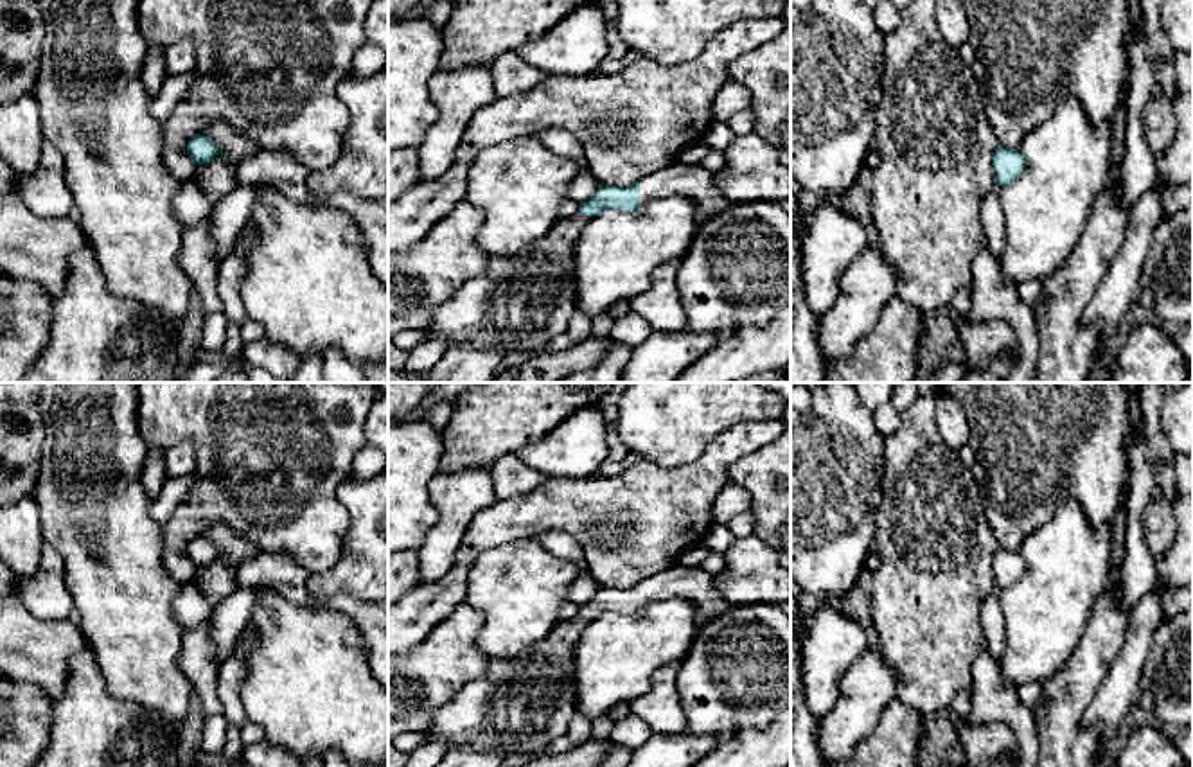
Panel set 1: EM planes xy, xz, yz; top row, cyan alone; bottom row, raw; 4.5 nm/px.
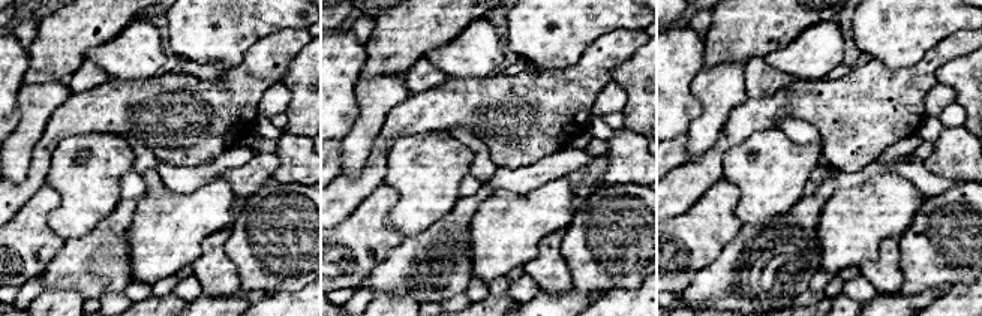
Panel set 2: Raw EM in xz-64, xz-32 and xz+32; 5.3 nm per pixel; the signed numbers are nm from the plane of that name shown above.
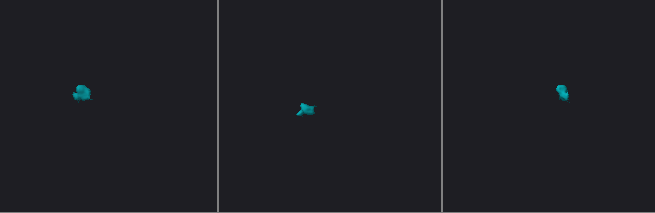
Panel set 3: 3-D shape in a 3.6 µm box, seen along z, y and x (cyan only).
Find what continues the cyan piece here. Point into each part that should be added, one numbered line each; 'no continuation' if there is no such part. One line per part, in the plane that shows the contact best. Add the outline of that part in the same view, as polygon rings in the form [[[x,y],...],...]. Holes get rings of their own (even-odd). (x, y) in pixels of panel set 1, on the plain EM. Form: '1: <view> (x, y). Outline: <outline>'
1: xz (692, 582). Outline: [[[701,566],[668,568],[640,582],[640,607],[667,596],[683,596],[694,602],[704,620],[722,616],[729,602],[717,591]]]
2: xz (520, 705). Outline: [[[575,616],[559,623],[539,643],[508,659],[489,661],[485,672],[442,708],[426,742],[444,740],[447,747],[494,749],[501,758],[516,753],[535,756],[552,740],[566,735],[577,713],[575,647],[591,620]]]

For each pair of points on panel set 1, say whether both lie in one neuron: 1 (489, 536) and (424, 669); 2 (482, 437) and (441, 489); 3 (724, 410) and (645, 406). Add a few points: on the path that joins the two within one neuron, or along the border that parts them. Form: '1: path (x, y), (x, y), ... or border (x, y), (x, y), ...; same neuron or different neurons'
1: border (464, 600), (423, 640); different neurons
2: border (489, 466), (464, 466), (457, 471), (441, 473); different neurons
3: path (705, 410), (665, 410); same neuron

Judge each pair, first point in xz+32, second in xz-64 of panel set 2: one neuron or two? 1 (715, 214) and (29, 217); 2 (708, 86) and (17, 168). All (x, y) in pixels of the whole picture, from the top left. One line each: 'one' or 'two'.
1: one
2: one

